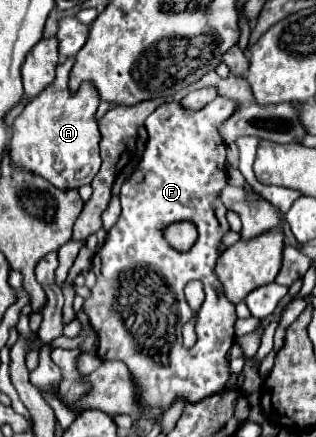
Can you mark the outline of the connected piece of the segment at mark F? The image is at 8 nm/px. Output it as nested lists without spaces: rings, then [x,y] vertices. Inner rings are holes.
[[[216,97],[202,109],[186,109],[178,101],[162,103],[148,119],[148,143],[136,171],[120,189],[122,213],[116,225],[108,231],[104,245],[96,251],[92,259],[92,269],[96,275],[96,285],[92,287],[92,297],[84,301],[84,313],[90,319],[92,329],[98,335],[98,357],[102,361],[118,359],[124,361],[134,377],[134,383],[140,385],[140,401],[150,407],[150,415],[156,417],[160,409],[168,409],[176,397],[184,397],[190,403],[202,401],[210,395],[220,393],[226,387],[230,377],[226,353],[234,343],[234,323],[236,313],[234,305],[226,299],[222,283],[214,273],[218,259],[218,245],[222,235],[228,231],[226,209],[218,193],[226,187],[226,143],[216,125],[222,125],[240,107],[238,101]],[[178,221],[192,221],[198,229],[198,239],[188,253],[174,251],[166,239],[164,229]],[[200,279],[204,285],[206,299],[198,311],[196,335],[198,341],[192,349],[182,347],[182,325],[194,317],[190,305],[184,297],[184,287],[188,281]]]

